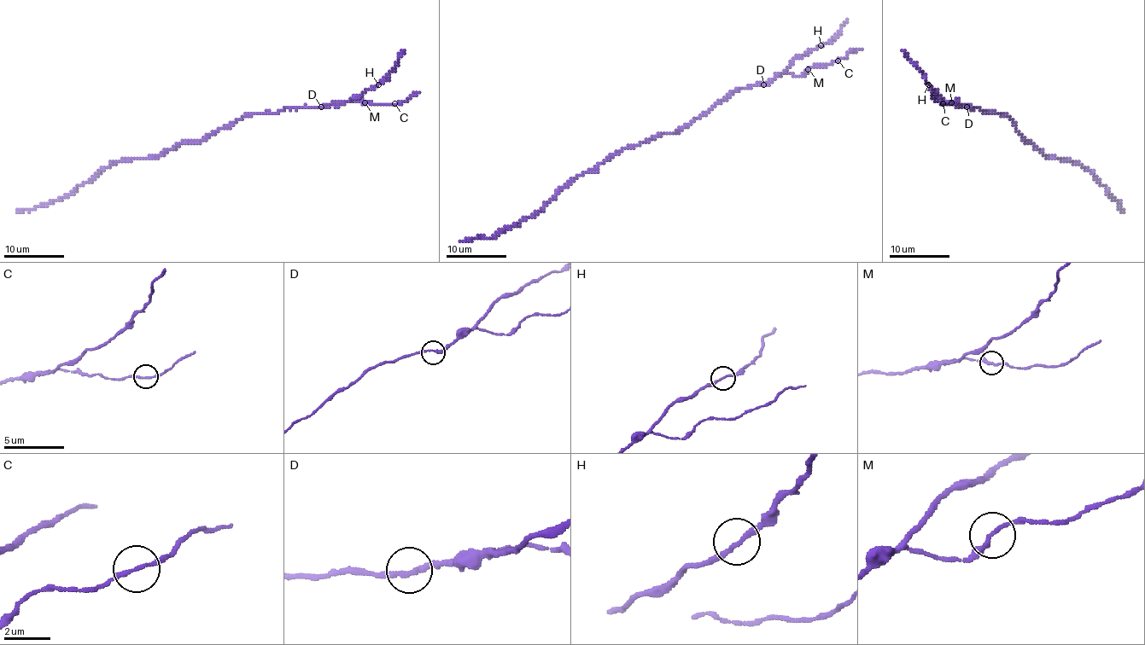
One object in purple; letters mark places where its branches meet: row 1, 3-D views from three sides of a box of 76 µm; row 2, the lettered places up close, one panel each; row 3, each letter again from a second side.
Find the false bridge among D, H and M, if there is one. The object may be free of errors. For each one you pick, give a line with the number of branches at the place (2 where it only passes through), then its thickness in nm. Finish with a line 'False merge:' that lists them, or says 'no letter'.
False merge: no letter

